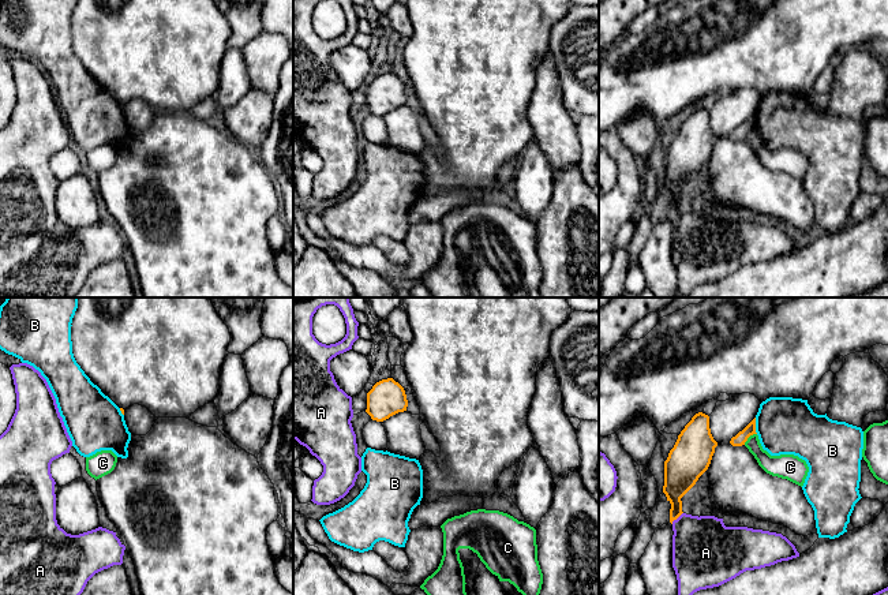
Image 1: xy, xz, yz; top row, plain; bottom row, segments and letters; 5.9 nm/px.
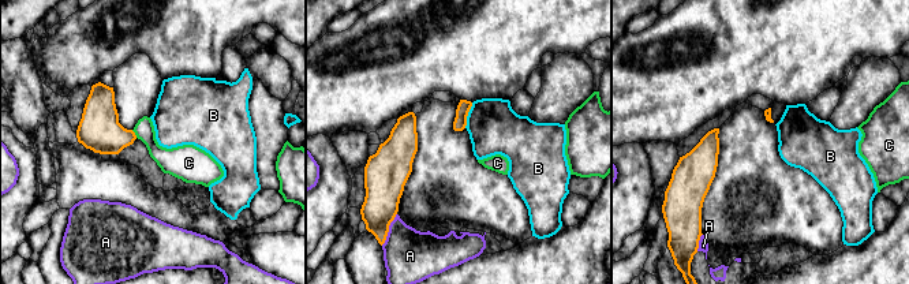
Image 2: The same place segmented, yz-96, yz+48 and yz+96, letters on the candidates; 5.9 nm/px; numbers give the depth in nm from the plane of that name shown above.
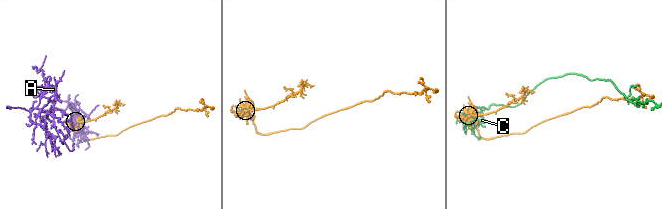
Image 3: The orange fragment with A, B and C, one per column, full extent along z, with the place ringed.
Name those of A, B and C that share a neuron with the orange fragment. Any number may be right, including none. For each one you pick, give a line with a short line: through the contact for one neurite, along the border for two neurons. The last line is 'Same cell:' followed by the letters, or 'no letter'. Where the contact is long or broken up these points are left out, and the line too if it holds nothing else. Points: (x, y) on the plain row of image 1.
Same cell: no letter

